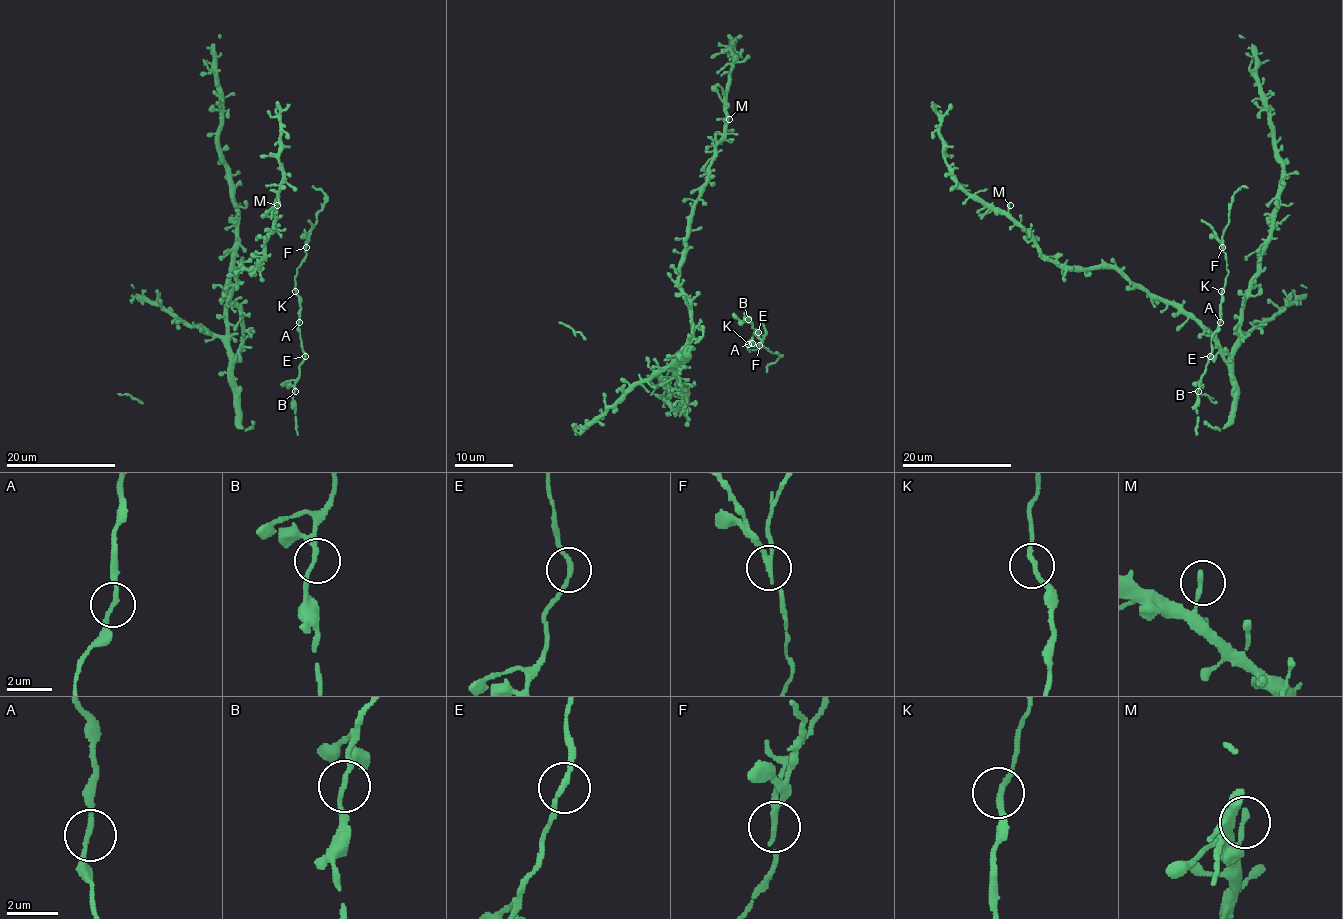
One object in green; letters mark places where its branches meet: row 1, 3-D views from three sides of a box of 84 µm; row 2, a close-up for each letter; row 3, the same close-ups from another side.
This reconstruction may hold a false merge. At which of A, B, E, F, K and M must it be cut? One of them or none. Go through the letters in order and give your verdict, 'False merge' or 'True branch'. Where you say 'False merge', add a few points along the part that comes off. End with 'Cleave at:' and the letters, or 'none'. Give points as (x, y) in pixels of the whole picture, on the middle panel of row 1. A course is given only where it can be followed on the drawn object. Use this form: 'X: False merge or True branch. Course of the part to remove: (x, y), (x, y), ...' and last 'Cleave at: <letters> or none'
A: True branch
B: True branch
E: True branch
F: False merge. Course of the part to remove: (760, 345), (765, 334), (763, 322)
K: True branch
M: True branch
Cleave at: F

